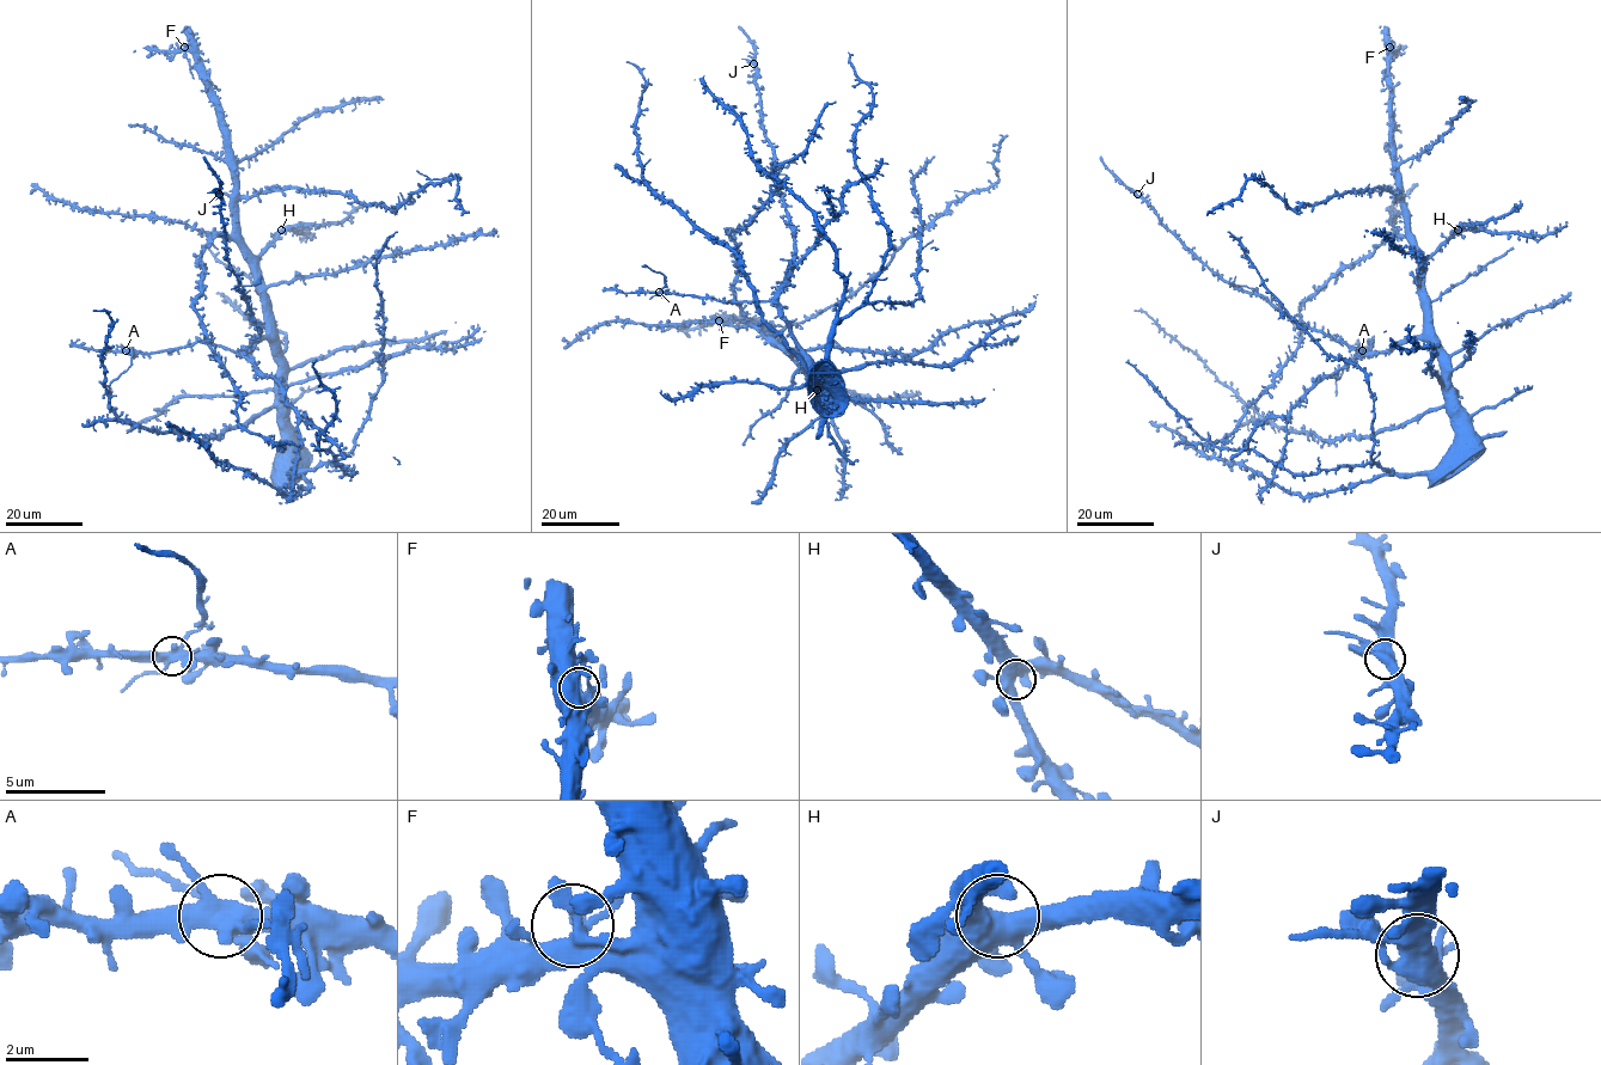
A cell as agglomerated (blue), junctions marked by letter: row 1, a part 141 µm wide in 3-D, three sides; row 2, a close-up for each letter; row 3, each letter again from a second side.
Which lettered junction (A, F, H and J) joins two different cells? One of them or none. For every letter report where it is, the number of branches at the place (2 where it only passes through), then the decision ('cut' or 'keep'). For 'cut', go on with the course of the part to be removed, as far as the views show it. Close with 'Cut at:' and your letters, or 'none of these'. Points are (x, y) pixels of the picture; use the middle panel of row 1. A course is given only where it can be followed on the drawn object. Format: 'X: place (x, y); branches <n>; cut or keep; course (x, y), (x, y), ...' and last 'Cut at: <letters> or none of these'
A: place (659, 292); branches 6; cut; course (659, 292), (665, 277), (645, 265)
F: place (719, 320); branches 6; keep
H: place (817, 390); branches 6; keep
J: place (753, 63); branches 5; keep
Cut at: A

